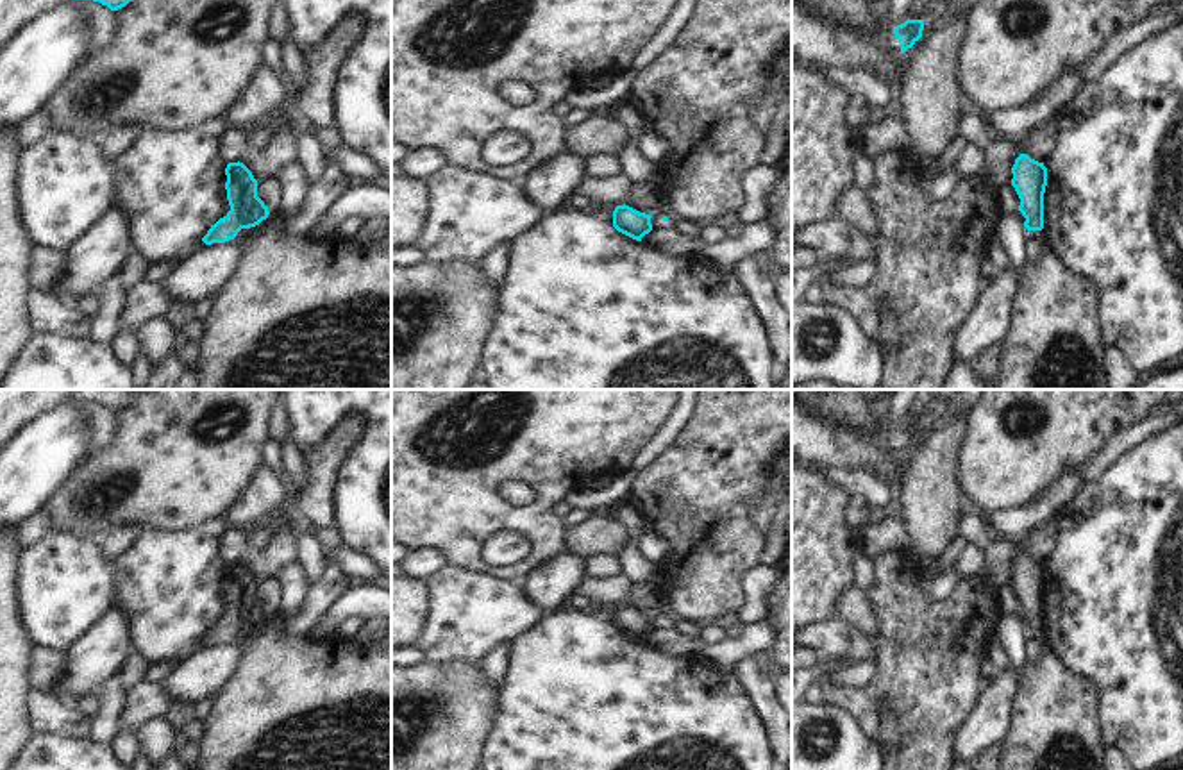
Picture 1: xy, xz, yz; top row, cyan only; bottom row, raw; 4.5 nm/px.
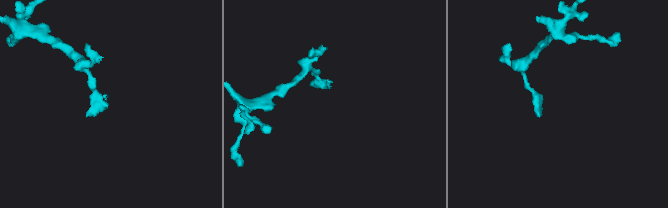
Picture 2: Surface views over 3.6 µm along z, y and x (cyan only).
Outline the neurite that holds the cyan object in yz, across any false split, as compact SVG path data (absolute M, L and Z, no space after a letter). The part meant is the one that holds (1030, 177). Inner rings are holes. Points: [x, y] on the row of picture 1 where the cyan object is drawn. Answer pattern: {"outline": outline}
{"outline": "M1020 154L1011 168L1015 188L1020 205L1019 211L1026 218L1024 227L1028 230L1044 229L1044 193L1047 186L1047 168L1044 163Z"}

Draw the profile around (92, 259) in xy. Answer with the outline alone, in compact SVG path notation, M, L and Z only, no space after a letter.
M109 205L86 232L64 250L55 297L68 304L70 293L95 291L105 284L134 248L122 207Z

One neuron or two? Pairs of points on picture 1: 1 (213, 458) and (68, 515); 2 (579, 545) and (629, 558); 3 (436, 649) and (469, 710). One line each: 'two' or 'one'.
1: one
2: two
3: two

